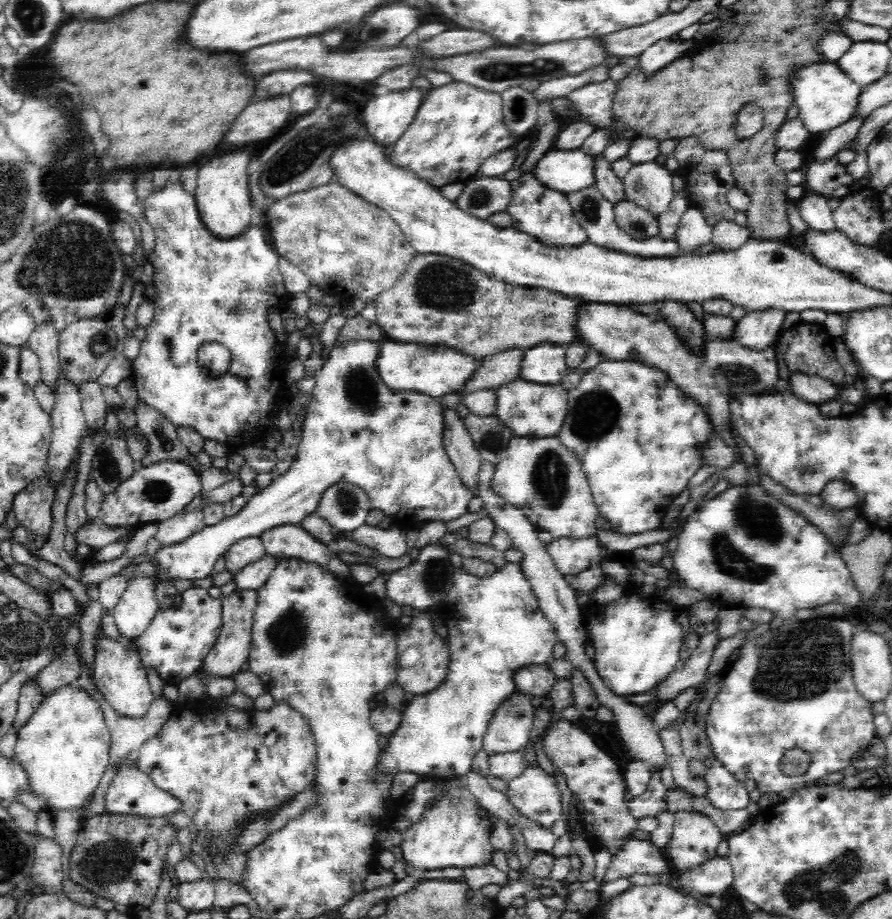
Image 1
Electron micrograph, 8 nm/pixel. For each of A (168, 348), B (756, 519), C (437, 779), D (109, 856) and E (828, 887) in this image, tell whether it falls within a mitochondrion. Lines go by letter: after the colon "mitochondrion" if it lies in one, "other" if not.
A: mitochondrion
B: mitochondrion
C: other
D: mitochondrion
E: mitochondrion

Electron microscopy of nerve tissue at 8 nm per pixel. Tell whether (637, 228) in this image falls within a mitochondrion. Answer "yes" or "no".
yes

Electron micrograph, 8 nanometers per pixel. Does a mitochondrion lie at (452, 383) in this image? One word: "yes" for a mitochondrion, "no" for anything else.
no

